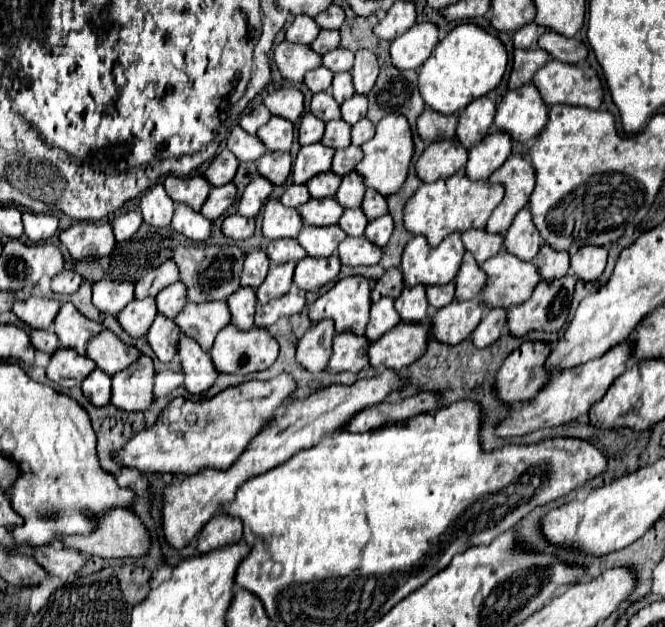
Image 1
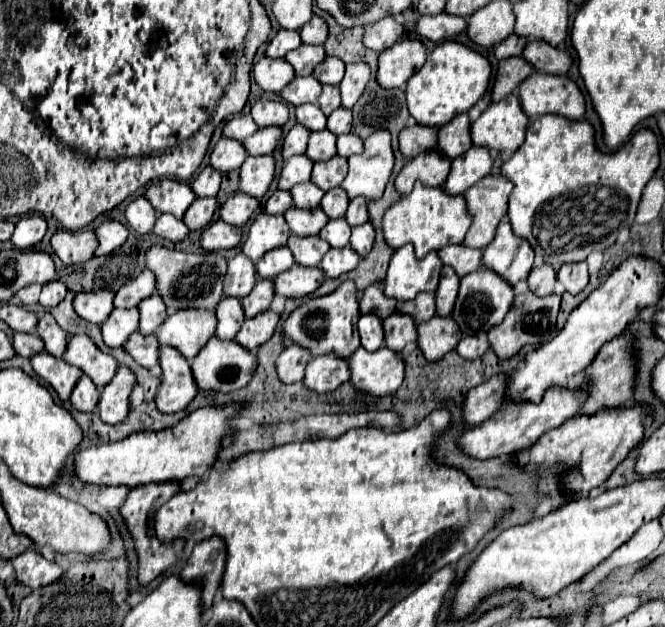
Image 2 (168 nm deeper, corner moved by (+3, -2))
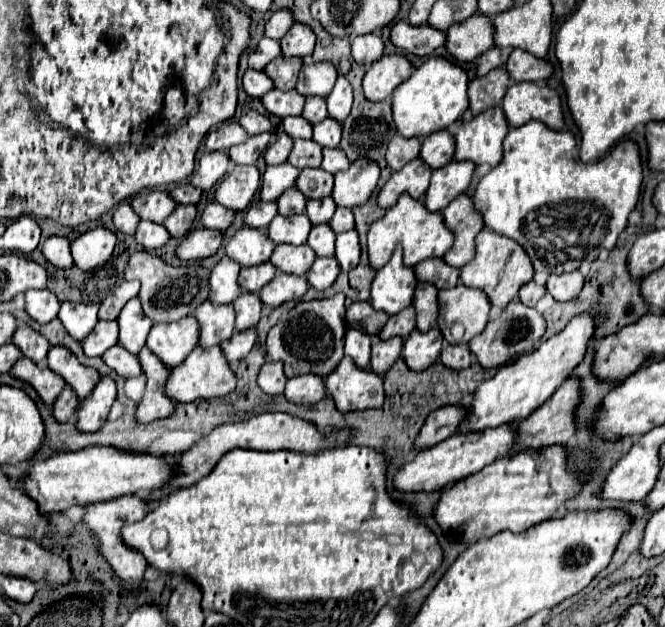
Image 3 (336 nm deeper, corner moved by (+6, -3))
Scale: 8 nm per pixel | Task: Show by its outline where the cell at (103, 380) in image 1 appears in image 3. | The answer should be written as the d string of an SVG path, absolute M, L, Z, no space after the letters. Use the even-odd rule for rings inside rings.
M65 386L65 390L59 394L57 402L53 404L53 414L59 422L73 422L79 410L81 398L77 396L77 392L73 392L73 388Z

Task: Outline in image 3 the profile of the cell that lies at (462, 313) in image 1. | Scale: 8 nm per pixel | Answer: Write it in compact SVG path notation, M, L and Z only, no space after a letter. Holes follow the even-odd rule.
M431 328L429 332L413 330L403 344L403 358L409 368L425 370L437 362L445 338L441 336L439 328Z

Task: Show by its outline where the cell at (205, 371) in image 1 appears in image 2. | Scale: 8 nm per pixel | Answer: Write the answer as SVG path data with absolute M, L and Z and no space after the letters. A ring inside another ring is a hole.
M160 347L162 383L156 393L156 407L160 413L176 413L190 405L198 387L192 379L190 363L174 347Z

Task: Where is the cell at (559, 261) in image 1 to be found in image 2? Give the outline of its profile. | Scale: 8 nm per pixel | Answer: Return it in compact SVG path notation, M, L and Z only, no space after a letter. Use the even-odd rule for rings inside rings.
M548 265L534 267L528 275L528 287L536 297L546 297L552 293L556 283L556 271Z

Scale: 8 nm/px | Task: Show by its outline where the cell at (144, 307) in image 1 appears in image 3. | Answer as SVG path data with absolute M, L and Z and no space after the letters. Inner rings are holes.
M99 320L93 332L83 340L83 350L87 356L103 356L103 352L115 346L117 340L119 340L117 320Z

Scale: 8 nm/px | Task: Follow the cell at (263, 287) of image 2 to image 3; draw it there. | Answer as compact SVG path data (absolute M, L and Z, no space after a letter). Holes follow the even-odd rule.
M241 292L241 296L233 302L233 306L235 306L235 314L237 314L235 330L245 330L245 328L257 326L259 318L261 318L261 308L263 308L259 294Z

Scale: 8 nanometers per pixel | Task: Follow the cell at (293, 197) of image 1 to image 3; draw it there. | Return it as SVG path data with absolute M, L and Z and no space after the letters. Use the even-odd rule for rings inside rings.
M257 202L257 204L249 206L249 210L245 214L245 224L251 228L267 228L275 216L277 216L275 202Z

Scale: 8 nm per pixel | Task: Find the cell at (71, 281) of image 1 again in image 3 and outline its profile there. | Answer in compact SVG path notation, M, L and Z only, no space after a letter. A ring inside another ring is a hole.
M43 288L43 290L29 290L25 294L25 300L27 300L27 312L33 320L37 320L39 324L47 324L49 320L53 320L59 312L59 306L61 302L57 300L57 296Z

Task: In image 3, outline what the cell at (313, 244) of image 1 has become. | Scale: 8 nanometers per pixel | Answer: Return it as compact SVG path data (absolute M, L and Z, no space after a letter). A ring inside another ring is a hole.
M277 244L271 256L271 262L287 274L305 276L309 272L309 266L315 260L315 252L309 248L309 244L293 246L293 244Z

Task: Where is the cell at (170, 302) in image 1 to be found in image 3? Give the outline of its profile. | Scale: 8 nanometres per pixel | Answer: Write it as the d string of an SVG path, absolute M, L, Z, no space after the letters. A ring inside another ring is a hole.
M139 298L129 300L121 310L117 322L119 322L119 344L129 352L137 354L145 346L145 338L153 326L153 322L145 316L141 308L141 300Z

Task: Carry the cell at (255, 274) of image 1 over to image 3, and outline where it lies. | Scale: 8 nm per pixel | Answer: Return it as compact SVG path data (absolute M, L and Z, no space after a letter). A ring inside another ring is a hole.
M223 258L213 270L211 270L211 292L209 300L213 304L229 304L241 294L239 286L239 272L241 266L229 258Z

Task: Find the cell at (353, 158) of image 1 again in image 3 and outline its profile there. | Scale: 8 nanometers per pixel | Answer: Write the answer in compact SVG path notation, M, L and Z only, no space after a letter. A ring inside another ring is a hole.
M303 168L297 178L297 188L307 198L325 198L333 192L333 174L323 168Z

